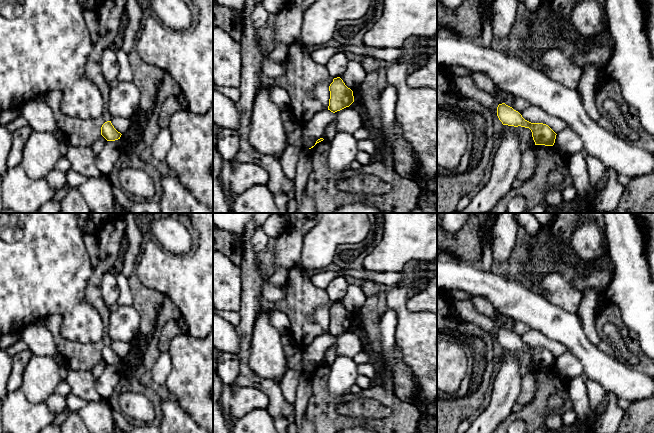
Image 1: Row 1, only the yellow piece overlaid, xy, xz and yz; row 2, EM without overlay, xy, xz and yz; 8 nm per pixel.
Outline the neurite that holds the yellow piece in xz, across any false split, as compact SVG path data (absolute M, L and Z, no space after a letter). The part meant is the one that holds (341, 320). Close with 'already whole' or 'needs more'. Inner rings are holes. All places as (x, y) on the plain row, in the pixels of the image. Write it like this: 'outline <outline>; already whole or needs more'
outline M340 301L334 302L329 310L330 323L328 334L335 337L354 326L353 315L348 312Z; already whole

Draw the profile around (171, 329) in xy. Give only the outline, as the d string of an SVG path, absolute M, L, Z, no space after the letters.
M171 320L167 322L161 331L159 338L159 350L162 352L169 352L171 341L178 335L185 332L180 328L177 321Z

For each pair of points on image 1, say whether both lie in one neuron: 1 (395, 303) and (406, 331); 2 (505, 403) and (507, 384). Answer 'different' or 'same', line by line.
1: same
2: same

